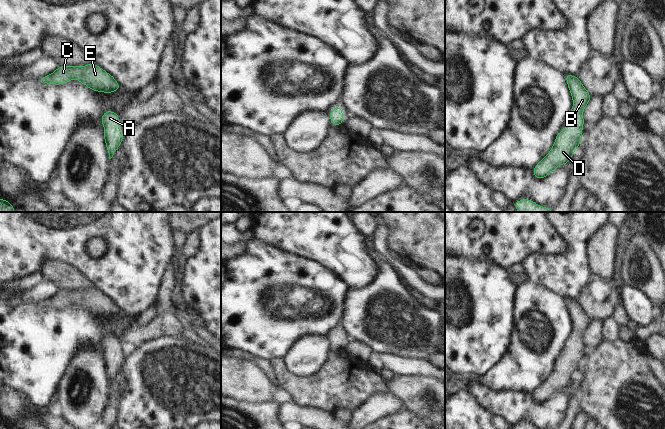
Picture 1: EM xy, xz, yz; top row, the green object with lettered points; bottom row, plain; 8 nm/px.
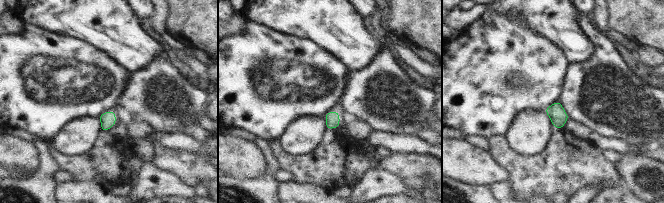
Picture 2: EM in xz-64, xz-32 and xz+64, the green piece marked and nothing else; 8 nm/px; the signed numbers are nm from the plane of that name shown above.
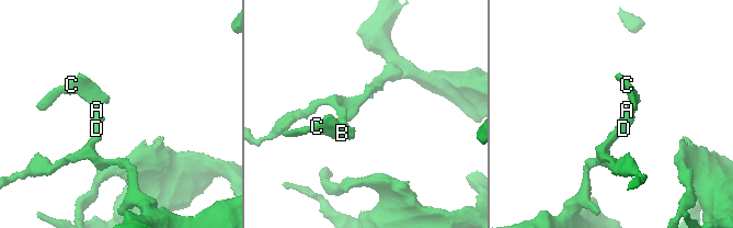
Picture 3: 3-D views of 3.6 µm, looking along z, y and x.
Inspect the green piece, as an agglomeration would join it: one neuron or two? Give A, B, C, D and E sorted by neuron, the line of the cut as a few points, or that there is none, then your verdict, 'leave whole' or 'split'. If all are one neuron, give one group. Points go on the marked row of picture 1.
groups A B C D E; cut none; leave whole

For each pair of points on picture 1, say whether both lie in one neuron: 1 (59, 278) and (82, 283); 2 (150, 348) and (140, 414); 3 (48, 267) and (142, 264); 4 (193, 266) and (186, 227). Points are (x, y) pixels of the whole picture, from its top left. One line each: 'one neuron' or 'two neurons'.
1: one neuron
2: one neuron
3: two neurons
4: two neurons

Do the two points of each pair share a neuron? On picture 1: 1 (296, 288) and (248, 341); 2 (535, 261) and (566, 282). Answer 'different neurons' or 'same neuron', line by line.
1: same neuron
2: same neuron

